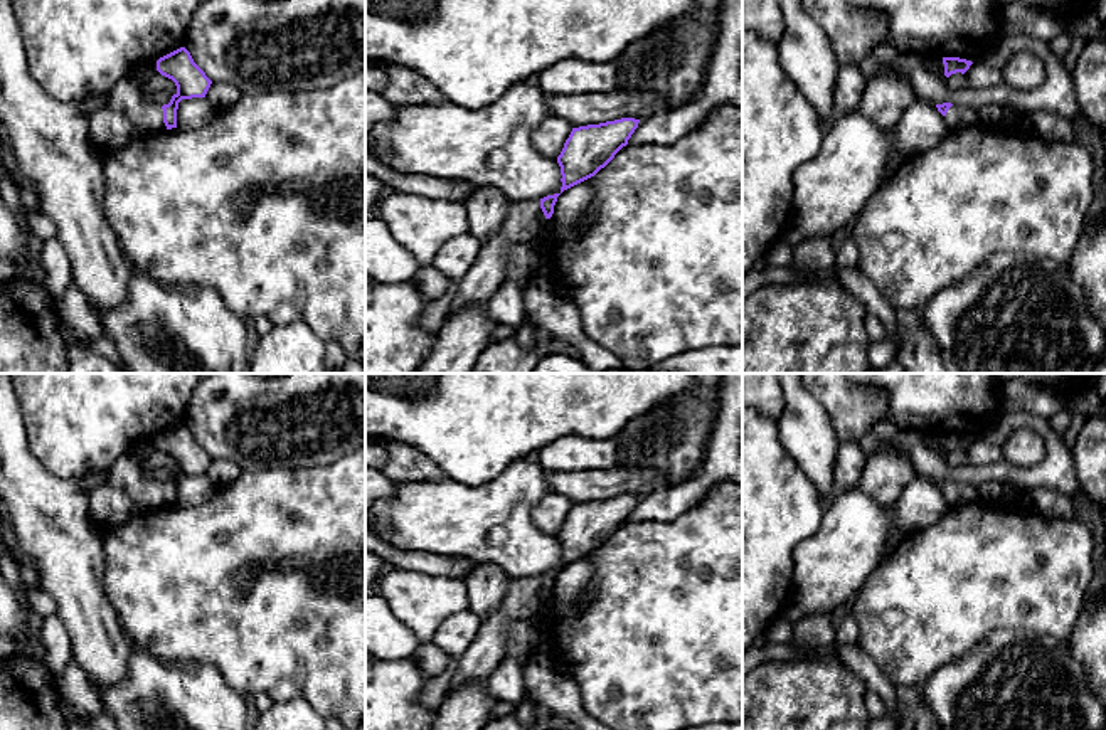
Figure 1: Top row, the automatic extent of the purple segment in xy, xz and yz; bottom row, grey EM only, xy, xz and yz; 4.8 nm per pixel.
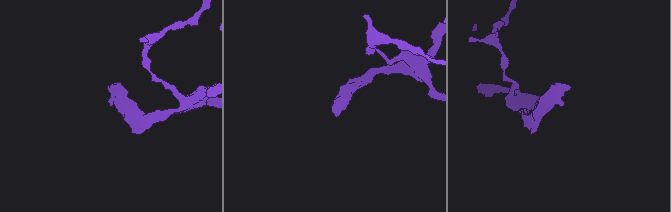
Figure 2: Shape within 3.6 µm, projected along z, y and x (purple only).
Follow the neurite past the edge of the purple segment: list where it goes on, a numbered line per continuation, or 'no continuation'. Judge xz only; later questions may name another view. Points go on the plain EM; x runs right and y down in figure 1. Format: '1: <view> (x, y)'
1: xz (524, 597)

